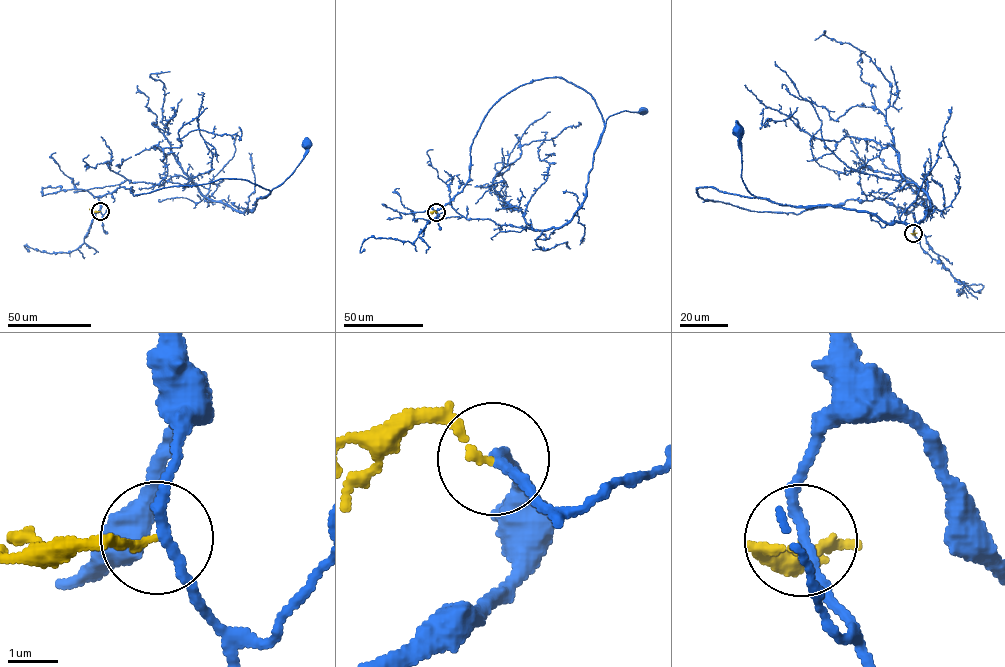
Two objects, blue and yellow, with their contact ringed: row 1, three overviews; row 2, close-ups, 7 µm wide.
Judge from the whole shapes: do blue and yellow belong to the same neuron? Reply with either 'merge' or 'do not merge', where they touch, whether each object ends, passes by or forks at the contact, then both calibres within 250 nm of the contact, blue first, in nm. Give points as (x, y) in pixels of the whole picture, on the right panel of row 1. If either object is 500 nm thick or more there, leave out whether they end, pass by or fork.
do not merge; place (913, 233); blue passes by; yellow ends; calibres 200 and 130 nm

